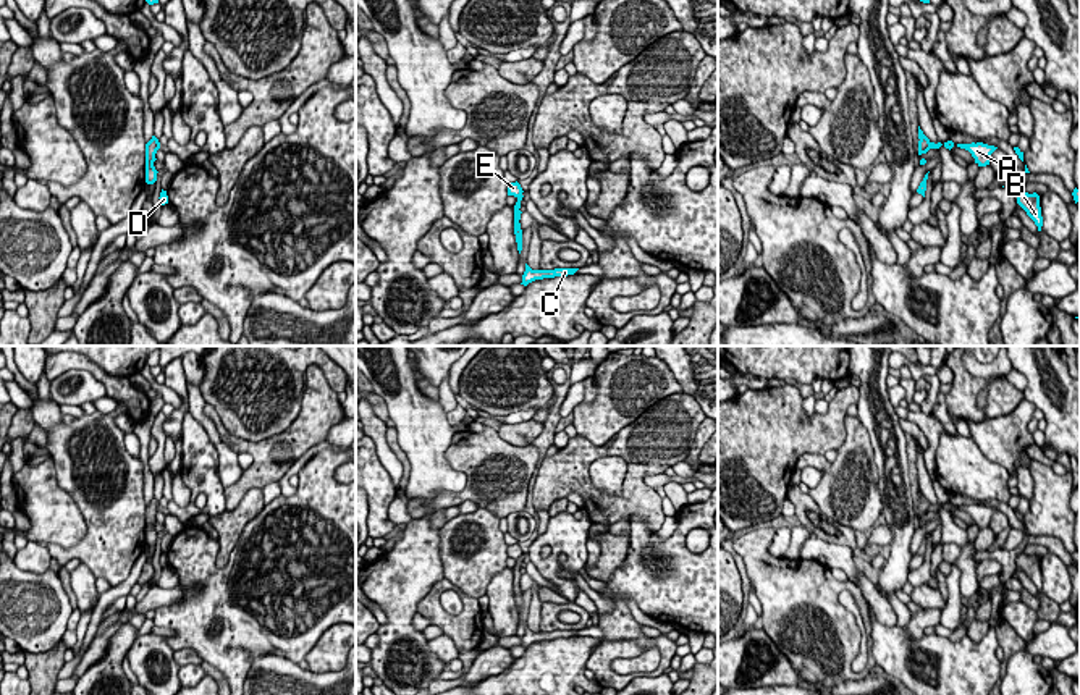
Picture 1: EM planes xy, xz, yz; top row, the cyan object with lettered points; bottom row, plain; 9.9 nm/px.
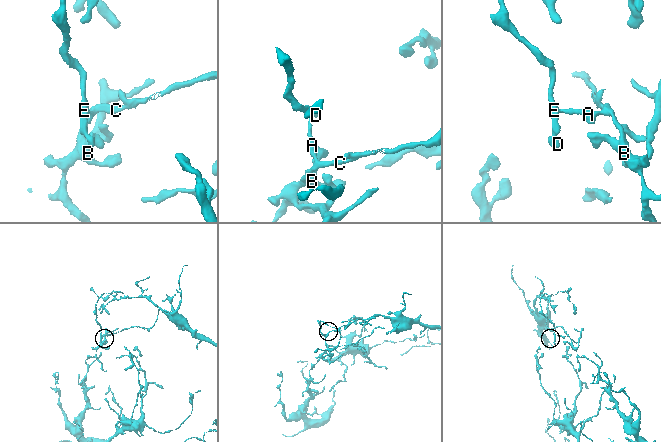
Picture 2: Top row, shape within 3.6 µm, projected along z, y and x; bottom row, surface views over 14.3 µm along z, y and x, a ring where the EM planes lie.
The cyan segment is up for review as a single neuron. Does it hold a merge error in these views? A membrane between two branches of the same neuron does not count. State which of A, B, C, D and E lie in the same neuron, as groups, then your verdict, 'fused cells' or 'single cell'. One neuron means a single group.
groups A B C / D E; fused cells

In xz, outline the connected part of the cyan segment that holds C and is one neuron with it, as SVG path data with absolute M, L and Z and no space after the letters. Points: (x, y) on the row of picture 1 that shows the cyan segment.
M525 263L525 272L522 275L521 284L527 286L529 283L532 283L535 280L574 275L577 270L579 268L532 270Z

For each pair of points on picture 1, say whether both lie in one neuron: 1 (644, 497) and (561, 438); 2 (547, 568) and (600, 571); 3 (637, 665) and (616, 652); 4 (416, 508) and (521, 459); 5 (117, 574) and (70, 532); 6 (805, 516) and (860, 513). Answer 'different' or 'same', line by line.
1: different
2: different
3: different
4: same
5: different
6: different

